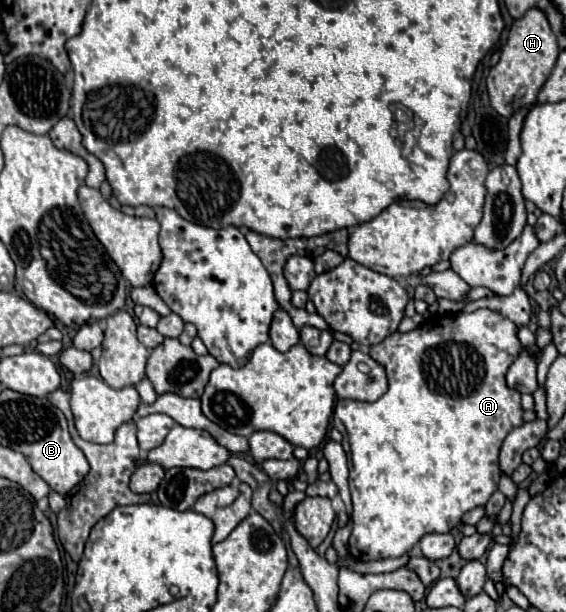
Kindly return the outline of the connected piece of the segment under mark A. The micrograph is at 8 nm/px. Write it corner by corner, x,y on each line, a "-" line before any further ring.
478,309
474,313
456,313
456,315
432,315
426,319
420,327
408,333
392,333
386,337
382,343
370,347
370,357
380,363
386,369
388,375
388,391
372,403
362,403
362,401
352,401
352,399
338,399
334,417
340,419
346,427
348,441
350,444
350,473
349,488
352,493
352,535
348,541
350,555
356,561
378,561
378,559
390,559
390,557
400,557
408,553
420,539
422,535
428,533
450,533
462,523
464,513
472,511
478,505
484,505
490,495
496,491
498,481
500,481
500,469
498,469
498,453
502,447
502,441
506,435
522,425
522,407
520,407
520,393
510,389
506,385
506,371
510,363
518,357
522,351
522,345
516,337
516,325
506,319
504,315
490,311
490,309

